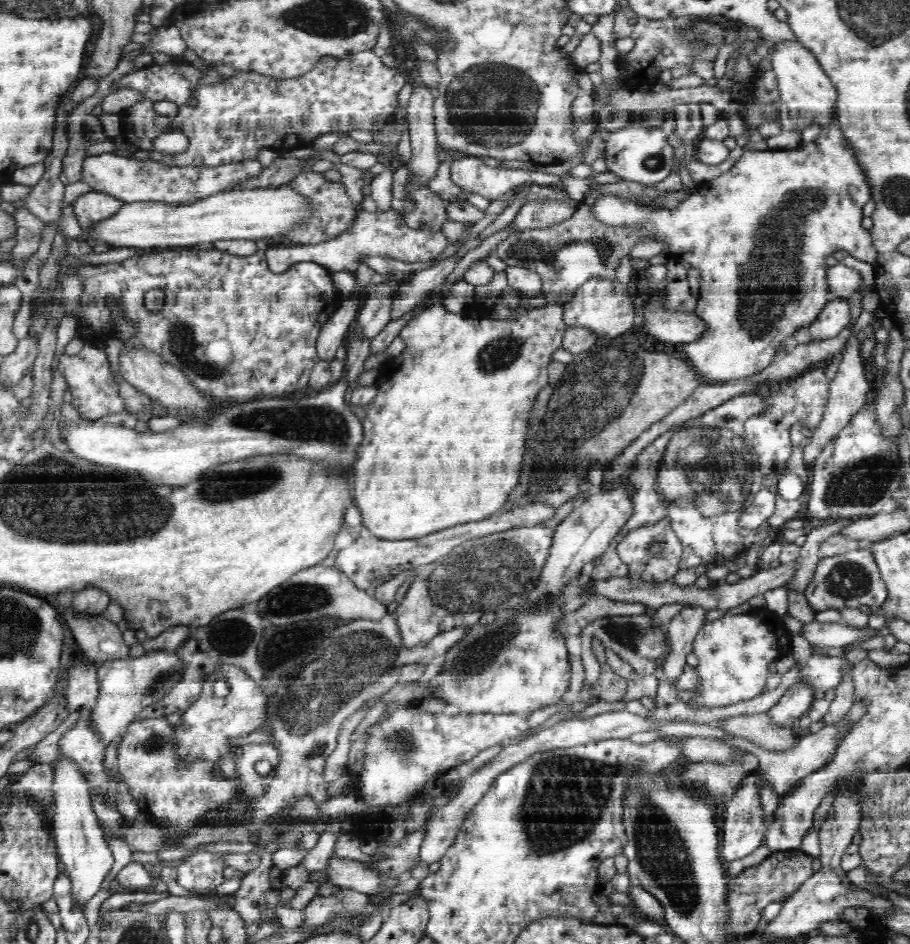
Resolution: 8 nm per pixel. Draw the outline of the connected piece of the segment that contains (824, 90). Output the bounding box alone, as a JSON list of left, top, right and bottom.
[771,40,837,132]

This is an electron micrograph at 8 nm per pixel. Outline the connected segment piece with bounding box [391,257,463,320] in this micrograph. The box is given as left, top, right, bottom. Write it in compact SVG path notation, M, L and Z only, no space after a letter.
M450 257L432 266L421 267L407 284L396 287L398 296L392 303L391 320L402 319L418 303L422 303L435 288L439 287L457 267L461 258Z

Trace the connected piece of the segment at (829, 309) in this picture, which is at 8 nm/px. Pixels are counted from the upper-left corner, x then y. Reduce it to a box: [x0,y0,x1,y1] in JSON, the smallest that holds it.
[808,299,850,341]

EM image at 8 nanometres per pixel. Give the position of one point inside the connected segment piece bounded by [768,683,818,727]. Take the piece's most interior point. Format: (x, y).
(796, 702)

